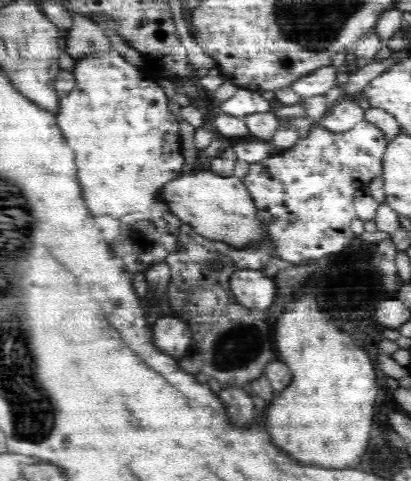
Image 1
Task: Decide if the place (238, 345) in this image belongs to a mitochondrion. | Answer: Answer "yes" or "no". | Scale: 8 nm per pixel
yes

